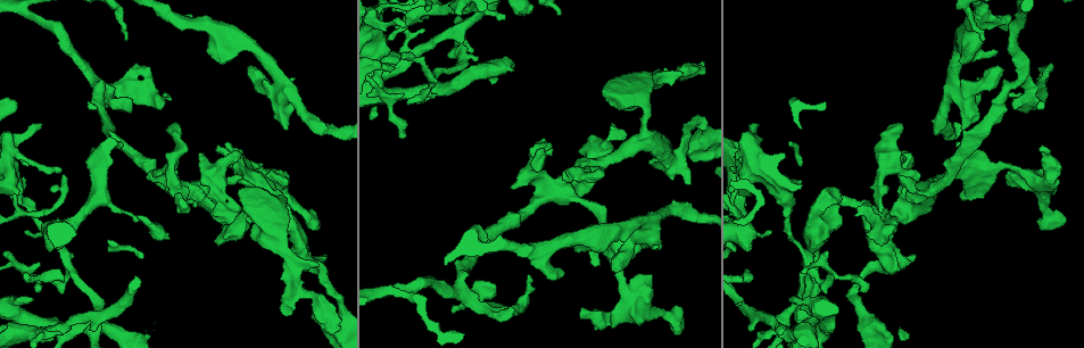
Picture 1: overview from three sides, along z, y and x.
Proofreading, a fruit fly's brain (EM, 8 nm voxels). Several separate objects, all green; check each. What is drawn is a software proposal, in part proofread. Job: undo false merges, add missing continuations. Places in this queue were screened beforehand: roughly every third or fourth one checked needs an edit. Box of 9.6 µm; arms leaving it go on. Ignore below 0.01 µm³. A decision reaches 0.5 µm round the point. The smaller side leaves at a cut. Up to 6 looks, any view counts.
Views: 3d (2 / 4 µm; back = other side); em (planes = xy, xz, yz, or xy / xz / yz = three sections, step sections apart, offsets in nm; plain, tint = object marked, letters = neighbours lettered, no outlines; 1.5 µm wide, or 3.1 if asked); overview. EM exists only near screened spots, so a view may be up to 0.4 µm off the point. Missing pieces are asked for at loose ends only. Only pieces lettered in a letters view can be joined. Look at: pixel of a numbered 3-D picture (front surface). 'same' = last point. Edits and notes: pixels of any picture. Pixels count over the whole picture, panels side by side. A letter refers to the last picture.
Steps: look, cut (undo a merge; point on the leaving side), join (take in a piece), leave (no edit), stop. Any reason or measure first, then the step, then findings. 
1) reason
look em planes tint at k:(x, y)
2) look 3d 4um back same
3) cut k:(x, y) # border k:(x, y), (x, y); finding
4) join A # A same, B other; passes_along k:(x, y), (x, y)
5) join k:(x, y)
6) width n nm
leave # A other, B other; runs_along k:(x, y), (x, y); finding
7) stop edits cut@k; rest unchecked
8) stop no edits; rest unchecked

branch stops here
look em planes letters at 1:(451, 309)

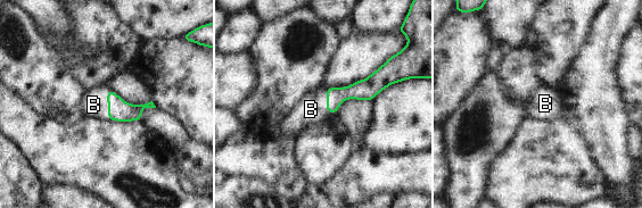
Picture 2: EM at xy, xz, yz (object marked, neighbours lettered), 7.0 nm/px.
join 2:(93, 105) # B same; passes_along 2:(120, 110), (108, 104), (93, 105); it goes on there

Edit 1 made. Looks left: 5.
look overview

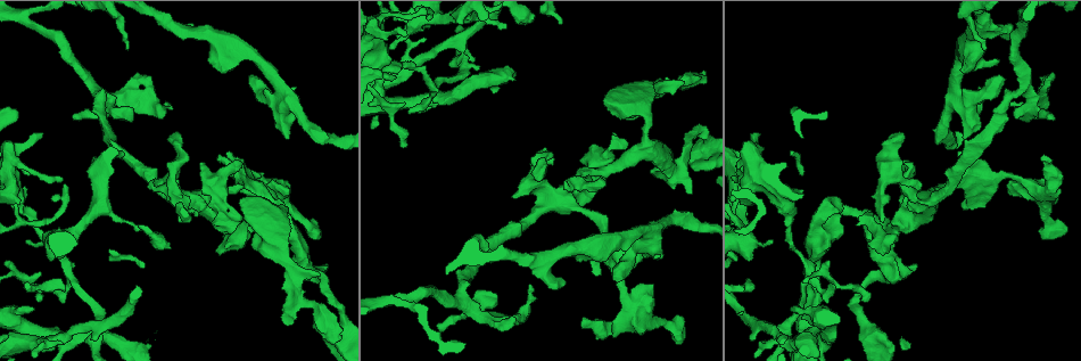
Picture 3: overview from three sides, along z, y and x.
free end
look em xz step 8 plain at 3:(549, 155)

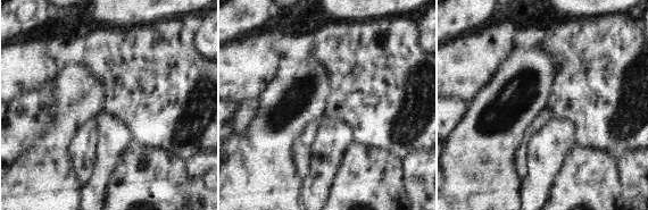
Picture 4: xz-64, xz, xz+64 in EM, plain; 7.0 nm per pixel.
look em xz step 8 letters same

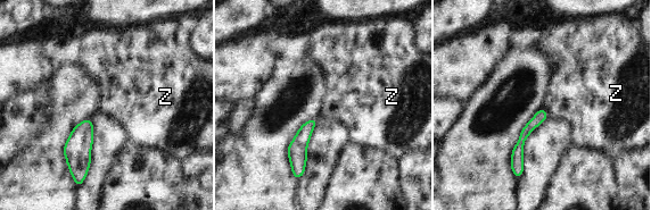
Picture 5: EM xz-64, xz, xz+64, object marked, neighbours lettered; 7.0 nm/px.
leave # Z other; runs_along 5:(543, 112), (522, 136), (519, 167); no lettered piece goes on from it

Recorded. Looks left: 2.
calibre changes
look em planes tint at 3:(384, 65)

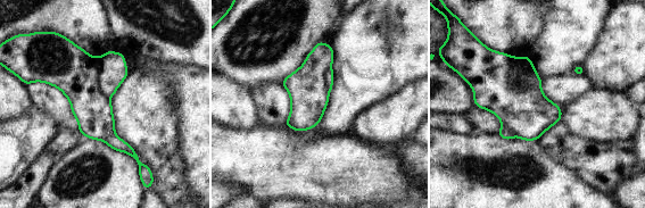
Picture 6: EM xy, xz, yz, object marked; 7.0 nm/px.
what lies round it
look em planes letters same

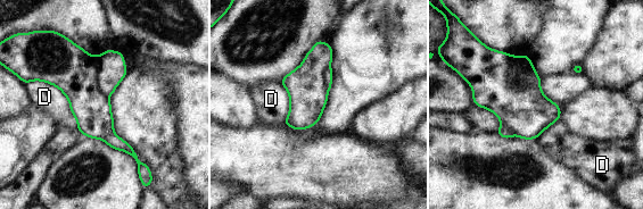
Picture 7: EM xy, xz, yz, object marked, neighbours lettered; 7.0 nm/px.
width 300 nm
cut 7:(528, 111) # D other; border 7:(509, 55), (512, 82), (540, 81); two neurons meet here

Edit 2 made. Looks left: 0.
stop edits join@2, cut@7; rest unchecked

